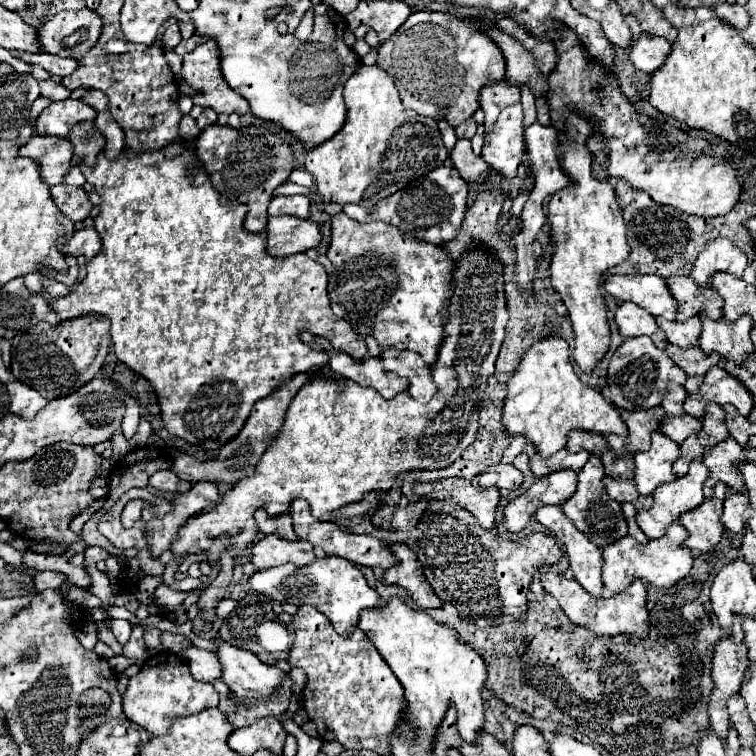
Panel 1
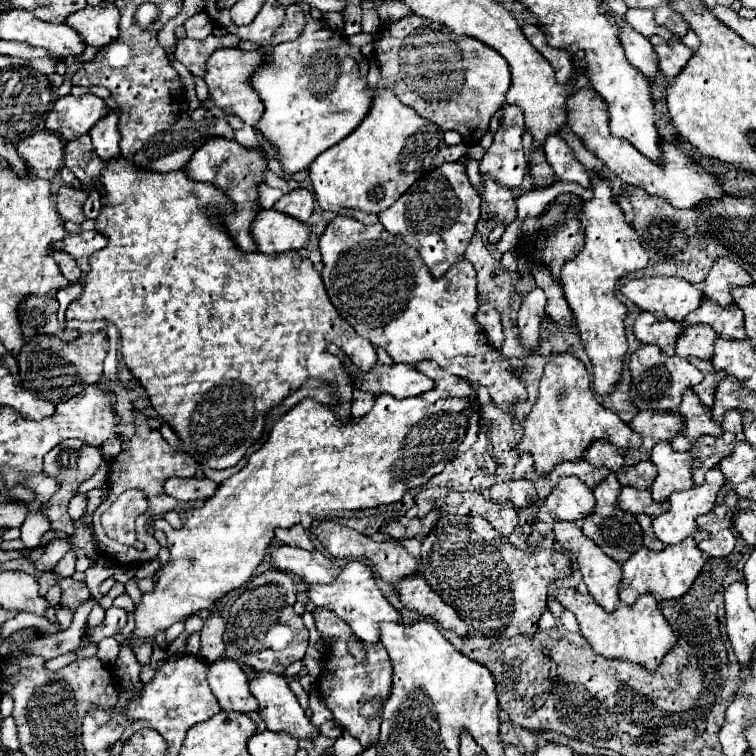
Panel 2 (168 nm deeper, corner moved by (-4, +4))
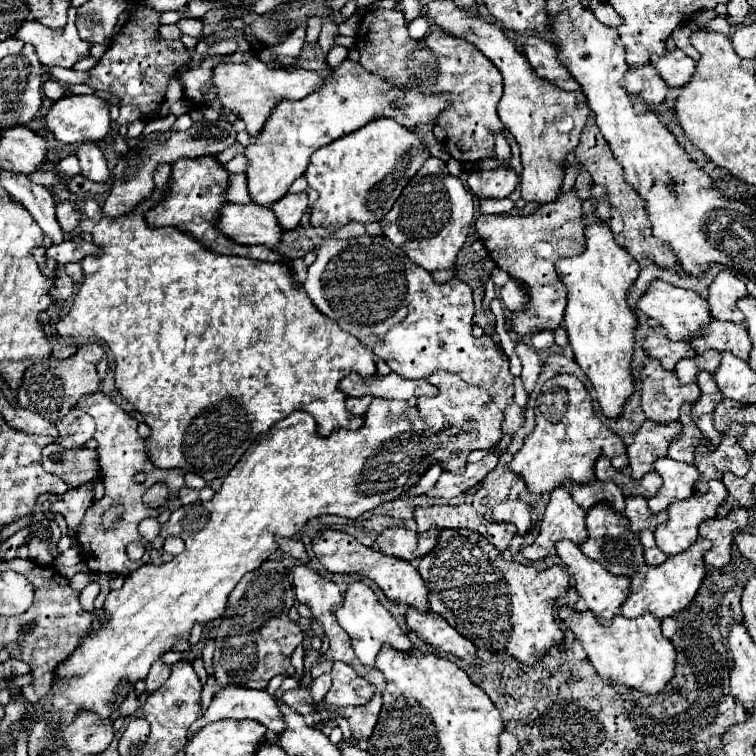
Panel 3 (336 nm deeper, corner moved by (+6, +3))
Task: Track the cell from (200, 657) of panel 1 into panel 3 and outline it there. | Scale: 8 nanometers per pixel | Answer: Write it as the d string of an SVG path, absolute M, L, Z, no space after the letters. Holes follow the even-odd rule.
M226 686L218 690L206 714L194 726L190 726L188 738L192 738L192 734L196 734L204 724L224 720L224 718L256 720L268 730L272 730L274 734L282 734L282 730L286 728L286 724L282 722L282 712L278 710L274 696L270 696L264 690L246 690L238 686Z

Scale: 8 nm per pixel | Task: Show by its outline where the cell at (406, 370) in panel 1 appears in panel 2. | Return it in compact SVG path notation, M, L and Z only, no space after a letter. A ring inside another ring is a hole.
M418 361L414 365L414 369L418 369L420 373L424 373L426 377L430 377L434 381L434 389L426 391L422 395L424 401L434 403L438 399L446 399L446 397L470 397L472 403L466 409L466 415L472 413L472 405L476 401L476 385L468 383L466 379L460 379L452 373L448 373L446 369L440 369L440 365L432 363L432 361Z

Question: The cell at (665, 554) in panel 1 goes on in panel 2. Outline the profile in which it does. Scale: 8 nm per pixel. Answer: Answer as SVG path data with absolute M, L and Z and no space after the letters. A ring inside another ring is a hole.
M708 531L692 533L692 537L686 537L680 545L668 545L658 553L652 553L646 547L640 547L628 561L622 565L622 581L620 581L620 601L624 605L632 605L638 595L652 593L656 599L678 599L682 597L690 585L694 583L696 575L700 573L704 565L704 553L698 549L698 541L706 539Z

